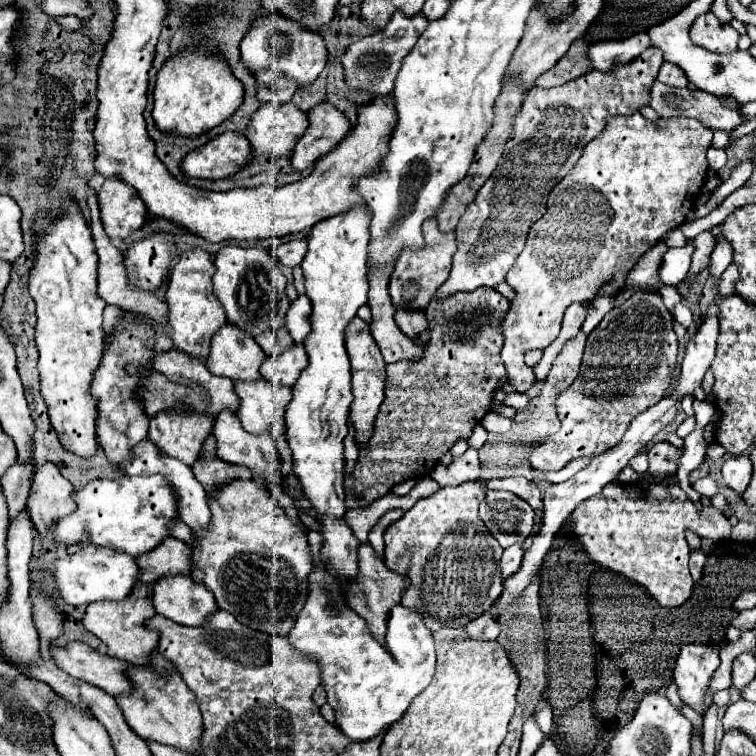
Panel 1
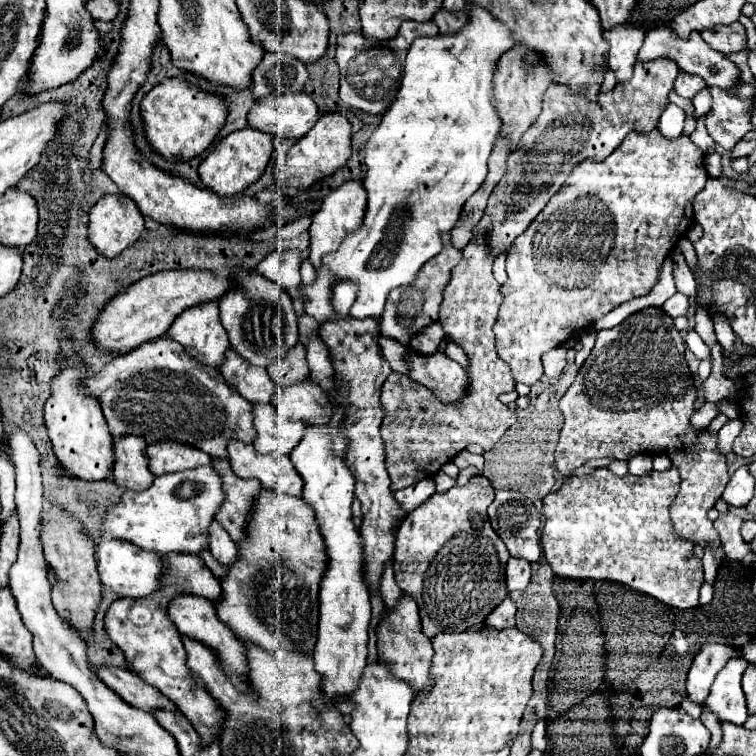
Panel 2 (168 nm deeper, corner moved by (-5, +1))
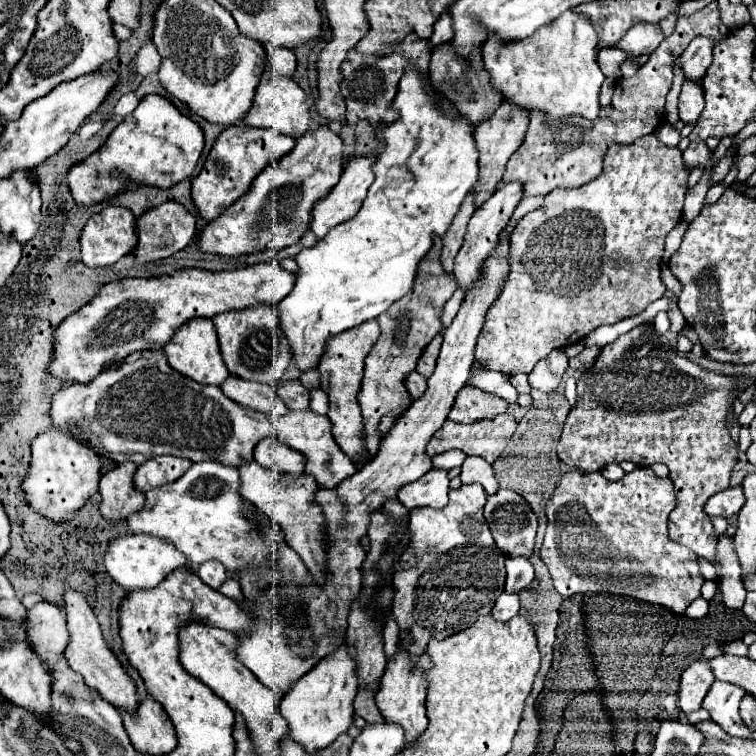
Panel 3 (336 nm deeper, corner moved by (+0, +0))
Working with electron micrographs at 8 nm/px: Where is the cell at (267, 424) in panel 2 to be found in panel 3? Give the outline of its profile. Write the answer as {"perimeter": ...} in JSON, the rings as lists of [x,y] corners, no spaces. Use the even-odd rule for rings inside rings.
{"perimeter":[[[276,435],[264,437],[256,445],[254,459],[268,469],[290,473],[290,475],[300,475],[306,465],[306,459],[298,451],[286,447]]]}

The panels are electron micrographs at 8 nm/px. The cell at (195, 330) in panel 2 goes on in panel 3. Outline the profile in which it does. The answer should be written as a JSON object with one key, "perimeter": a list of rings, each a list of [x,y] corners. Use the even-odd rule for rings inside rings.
{"perimeter":[[[194,317],[190,321],[186,321],[184,325],[180,325],[174,333],[174,337],[170,339],[170,343],[164,347],[168,363],[180,371],[182,375],[198,381],[198,383],[206,383],[206,385],[220,385],[230,373],[226,371],[226,365],[222,363],[222,353],[218,347],[218,337],[216,337],[216,329],[212,319],[206,317]]]}

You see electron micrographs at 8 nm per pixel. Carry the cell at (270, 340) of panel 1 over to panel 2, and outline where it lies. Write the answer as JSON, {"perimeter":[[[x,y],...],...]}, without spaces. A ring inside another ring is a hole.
{"perimeter":[[[297,344],[295,348],[291,348],[283,360],[273,362],[269,366],[269,374],[279,388],[287,388],[287,386],[293,386],[295,382],[303,382],[309,376],[303,344]]]}

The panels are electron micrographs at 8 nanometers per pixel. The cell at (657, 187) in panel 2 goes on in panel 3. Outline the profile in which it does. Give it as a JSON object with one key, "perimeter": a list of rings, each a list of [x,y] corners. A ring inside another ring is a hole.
{"perimeter":[[[644,135],[642,139],[638,139],[632,145],[610,145],[610,149],[604,157],[604,169],[596,179],[584,183],[582,187],[550,191],[544,197],[544,205],[538,207],[536,211],[524,215],[518,221],[518,225],[516,225],[516,229],[510,237],[510,253],[508,253],[510,273],[508,273],[508,279],[502,283],[498,299],[490,305],[490,309],[486,313],[486,323],[484,323],[482,333],[478,337],[478,343],[476,343],[476,361],[482,363],[490,371],[506,373],[508,377],[514,377],[518,373],[530,375],[534,365],[542,357],[546,357],[552,349],[566,347],[570,343],[578,343],[592,329],[596,329],[600,325],[614,325],[614,323],[618,323],[618,321],[622,321],[630,315],[642,313],[648,303],[660,299],[666,293],[666,285],[660,279],[660,261],[662,261],[662,255],[664,255],[664,239],[682,219],[682,203],[684,203],[686,189],[688,189],[688,171],[686,171],[686,163],[682,159],[680,147],[666,147],[654,135]]]}

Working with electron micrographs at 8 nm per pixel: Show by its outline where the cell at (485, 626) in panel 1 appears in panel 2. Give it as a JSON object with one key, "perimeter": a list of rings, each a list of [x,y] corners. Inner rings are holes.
{"perimeter":[[[507,596],[507,598],[497,606],[497,610],[487,616],[487,624],[491,624],[491,626],[497,628],[497,630],[515,626],[515,612],[517,612],[515,602]]]}

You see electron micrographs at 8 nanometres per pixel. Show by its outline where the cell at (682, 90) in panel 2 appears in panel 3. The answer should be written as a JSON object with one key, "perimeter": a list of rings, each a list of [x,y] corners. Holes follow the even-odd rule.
{"perimeter":[[[686,79],[682,85],[678,109],[680,109],[680,119],[684,123],[696,123],[696,119],[704,109],[704,91],[692,79]]]}

